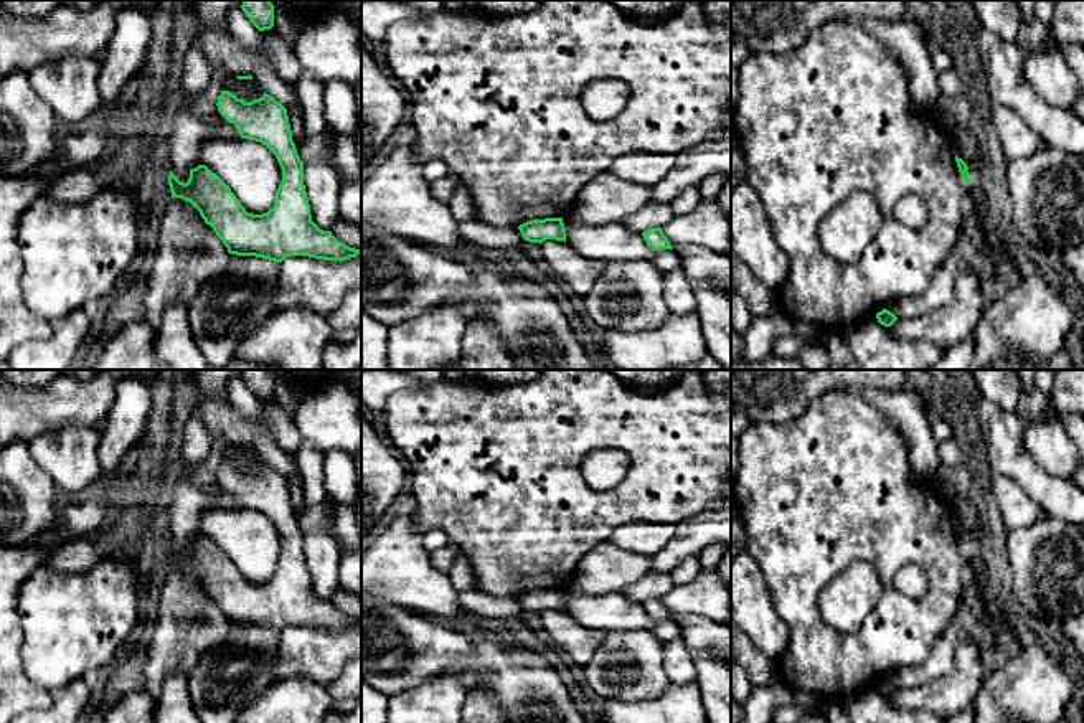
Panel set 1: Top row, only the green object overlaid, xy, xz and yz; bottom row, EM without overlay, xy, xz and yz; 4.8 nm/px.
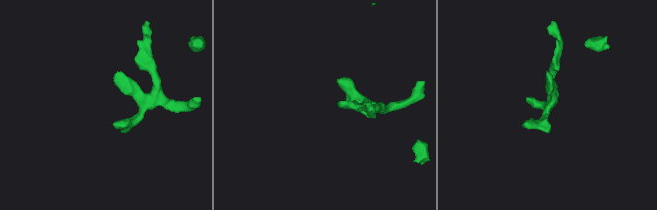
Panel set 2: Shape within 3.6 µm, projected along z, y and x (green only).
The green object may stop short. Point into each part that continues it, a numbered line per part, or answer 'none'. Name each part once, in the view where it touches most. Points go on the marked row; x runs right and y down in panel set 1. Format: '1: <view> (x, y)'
none

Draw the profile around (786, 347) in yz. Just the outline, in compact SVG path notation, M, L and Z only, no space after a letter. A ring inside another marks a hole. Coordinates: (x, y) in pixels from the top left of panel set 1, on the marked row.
M823 332L808 337L780 337L774 340L771 353L780 358L794 358L804 347L810 347L823 340Z

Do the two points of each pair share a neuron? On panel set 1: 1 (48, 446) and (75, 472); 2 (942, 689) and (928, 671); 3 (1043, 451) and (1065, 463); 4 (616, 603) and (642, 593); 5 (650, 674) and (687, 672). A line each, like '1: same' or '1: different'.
1: same
2: different
3: same
4: different
5: different

